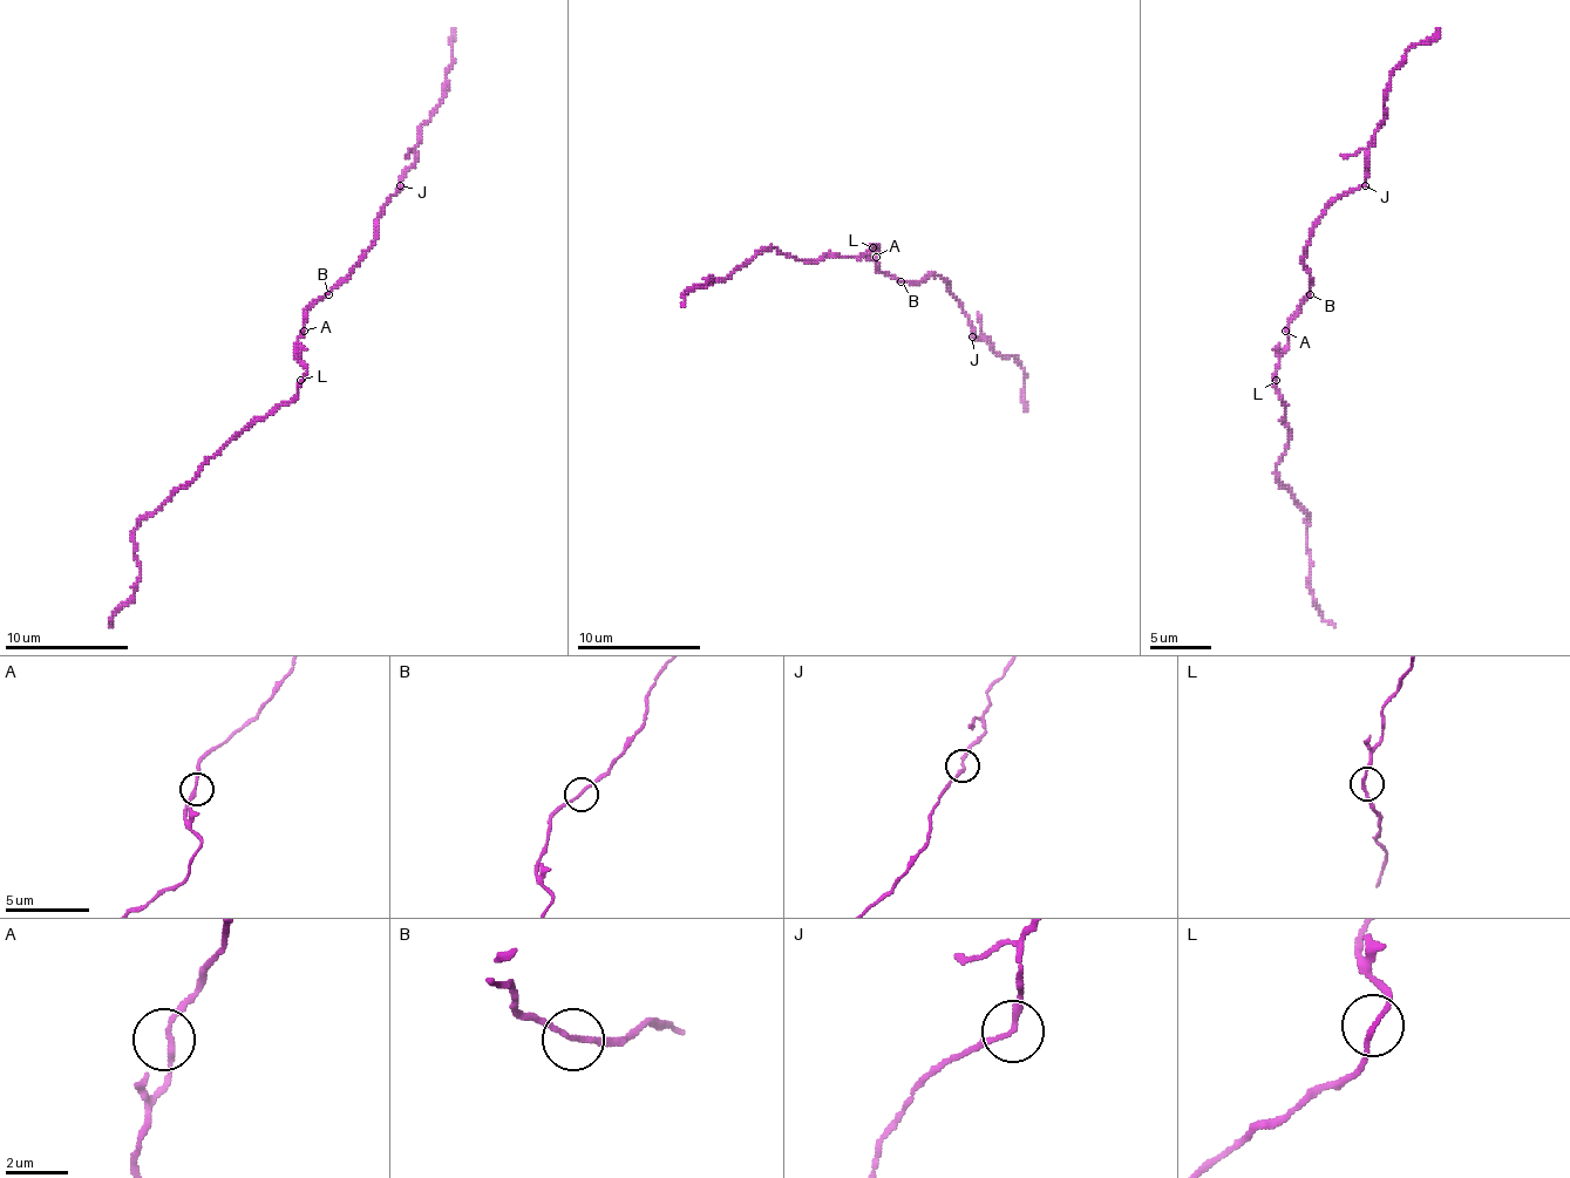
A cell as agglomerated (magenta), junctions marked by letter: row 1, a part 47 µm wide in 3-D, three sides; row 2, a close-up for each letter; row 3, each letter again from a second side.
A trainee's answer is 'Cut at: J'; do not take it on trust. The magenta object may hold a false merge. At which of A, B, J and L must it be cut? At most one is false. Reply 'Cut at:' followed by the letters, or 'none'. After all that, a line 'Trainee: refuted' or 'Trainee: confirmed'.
Cut at: none
Trainee: refuted

